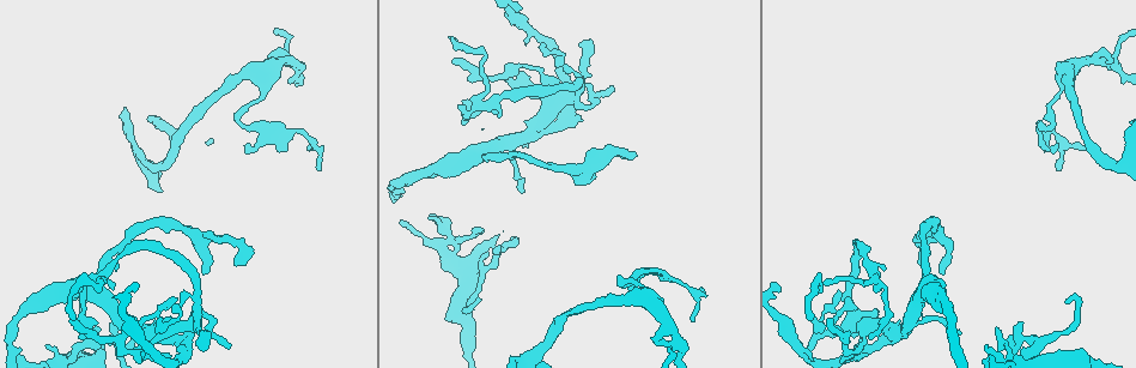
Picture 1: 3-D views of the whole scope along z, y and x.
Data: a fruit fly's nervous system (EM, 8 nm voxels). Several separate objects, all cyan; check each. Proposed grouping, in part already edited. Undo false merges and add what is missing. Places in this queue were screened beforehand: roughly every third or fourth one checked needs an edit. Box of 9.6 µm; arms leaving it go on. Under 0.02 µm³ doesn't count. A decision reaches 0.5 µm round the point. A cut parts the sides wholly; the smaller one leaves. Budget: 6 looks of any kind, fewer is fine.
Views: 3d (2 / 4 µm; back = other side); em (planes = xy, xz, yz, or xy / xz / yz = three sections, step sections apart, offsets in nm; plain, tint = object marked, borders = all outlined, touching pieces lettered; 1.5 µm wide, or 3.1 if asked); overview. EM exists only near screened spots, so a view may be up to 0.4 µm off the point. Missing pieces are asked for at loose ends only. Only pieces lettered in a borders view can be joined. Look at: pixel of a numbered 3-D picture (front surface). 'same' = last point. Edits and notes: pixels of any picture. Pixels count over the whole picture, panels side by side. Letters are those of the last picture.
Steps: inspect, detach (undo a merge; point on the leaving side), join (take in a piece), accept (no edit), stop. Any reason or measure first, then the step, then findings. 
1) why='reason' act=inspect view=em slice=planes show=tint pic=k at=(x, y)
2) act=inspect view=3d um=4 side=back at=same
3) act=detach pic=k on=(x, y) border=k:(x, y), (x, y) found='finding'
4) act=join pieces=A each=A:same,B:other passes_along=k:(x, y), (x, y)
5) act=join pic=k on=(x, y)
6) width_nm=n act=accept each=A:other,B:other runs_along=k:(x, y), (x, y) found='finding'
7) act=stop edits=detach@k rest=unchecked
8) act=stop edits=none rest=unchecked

why='thin end' act=inspect view=3d um=2 pic=1 at=(69, 320)

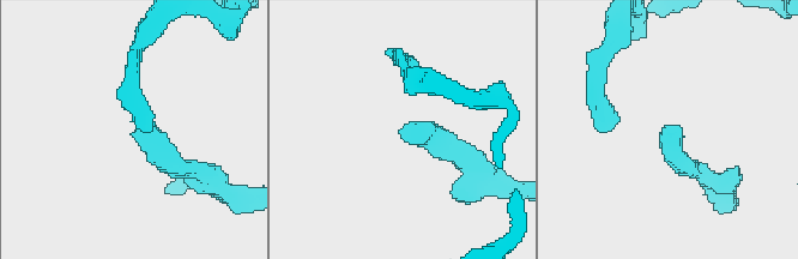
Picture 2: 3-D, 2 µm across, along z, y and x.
why='now the EM' act=inspect view=em slice=xy step=4 show=borders pic=2 at=(404, 124)

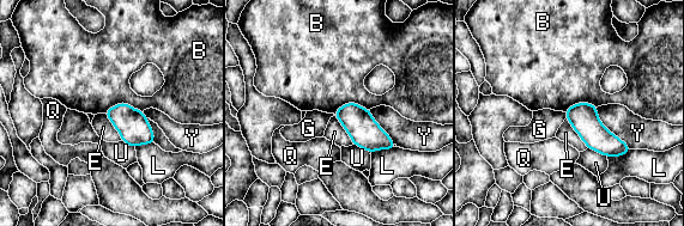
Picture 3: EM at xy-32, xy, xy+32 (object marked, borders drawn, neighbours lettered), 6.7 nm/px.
width_nm=190 act=accept each=B:other,E:other,G:other,L:other,Q:other,U:other,Y:other border=3:(143, 110), (116, 103), (103, 112) found='none of them fits'

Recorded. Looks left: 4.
why='thin end' act=inspect view=em slice=planes show=borders pic=1 at=(176, 299)

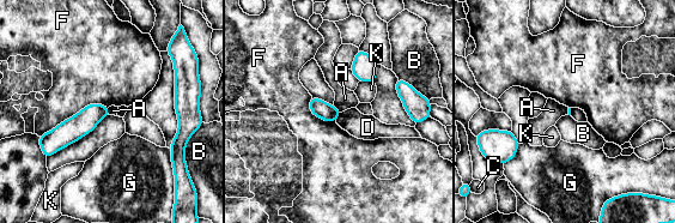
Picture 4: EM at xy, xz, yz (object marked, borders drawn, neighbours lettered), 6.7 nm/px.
act=accept each=A:other,B:other,C:other,D:other,F:other,G:other,K:other runs_along=4:(105, 109), (92, 114), (48, 149) found='none of them fits'

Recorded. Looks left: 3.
why='abrupt turn' act=inspect view=em slice=xz step=4 show=tint pic=1 at=(245, 249)

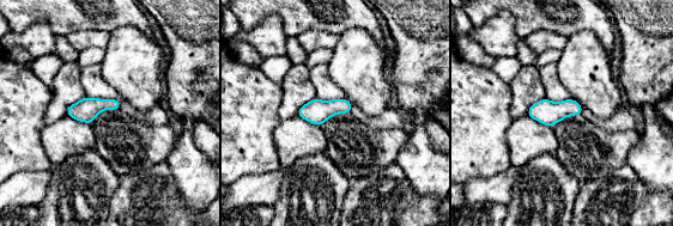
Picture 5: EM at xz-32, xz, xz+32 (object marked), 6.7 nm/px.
act=inspect view=em slice=planes show=tint at=same

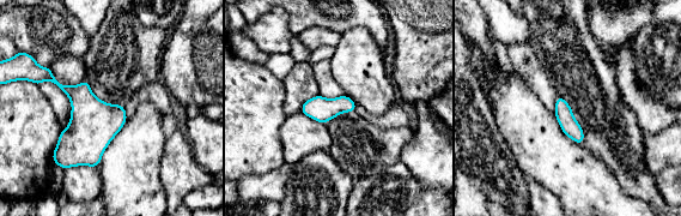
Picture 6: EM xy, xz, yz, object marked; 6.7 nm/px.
act=inspect view=em slice=planes show=borders at=same

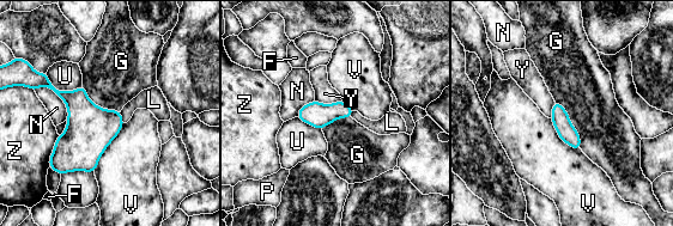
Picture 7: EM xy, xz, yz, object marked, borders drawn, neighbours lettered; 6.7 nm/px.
width_nm=120 act=accept each=F:other,G:other,L:other,N:other,P:other,U:other,V:other,Y:other,Z:other border=7:(555, 101), (577, 132), (581, 148) found='continuous, no second neuron'

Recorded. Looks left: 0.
act=stop edits=none rest=unchecked

